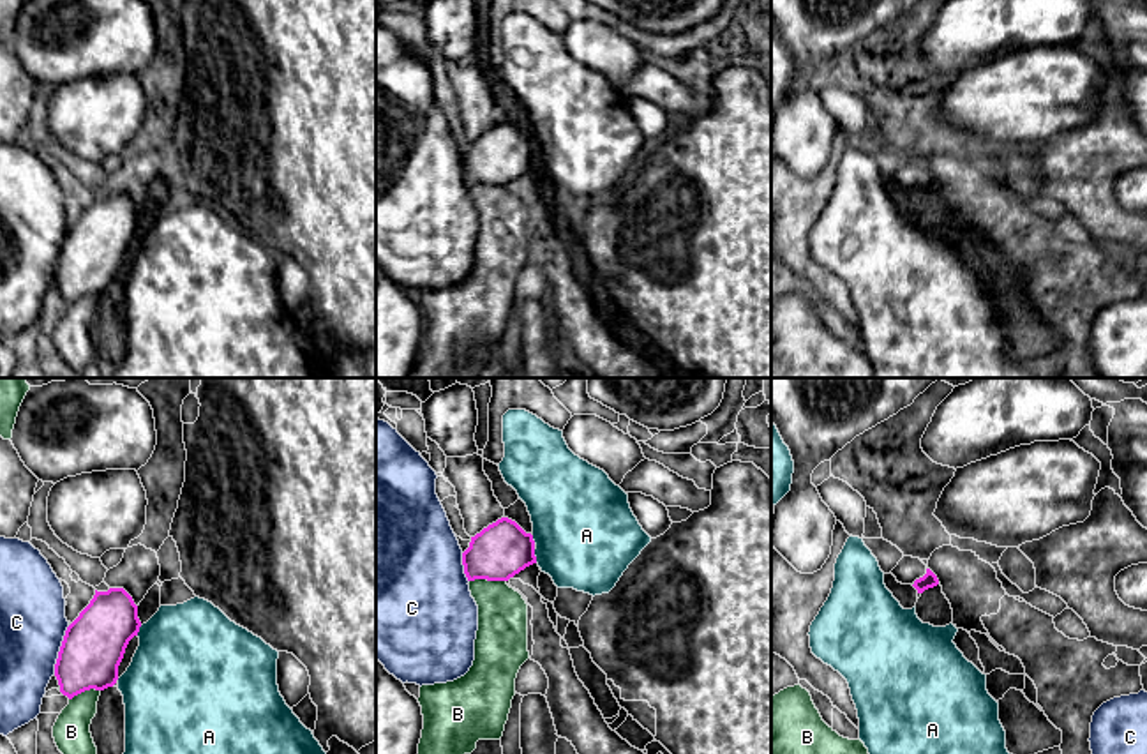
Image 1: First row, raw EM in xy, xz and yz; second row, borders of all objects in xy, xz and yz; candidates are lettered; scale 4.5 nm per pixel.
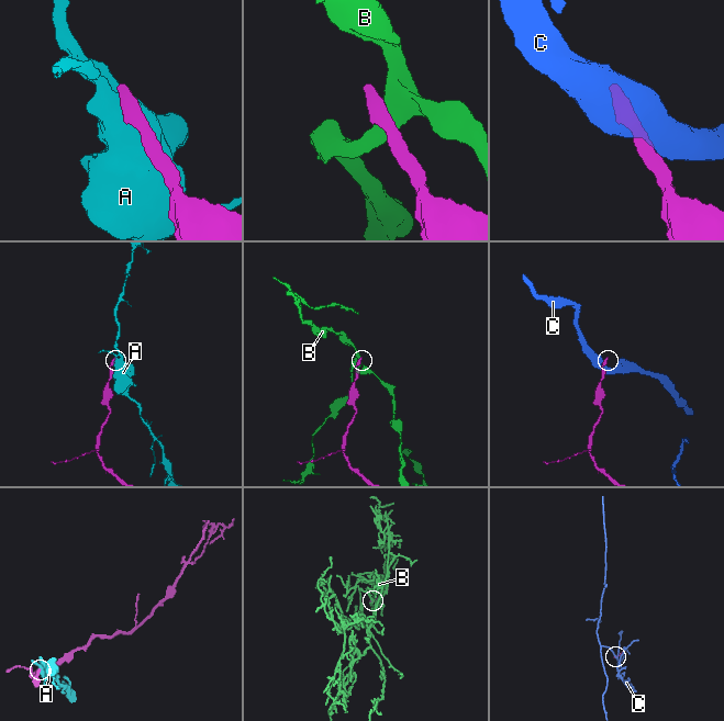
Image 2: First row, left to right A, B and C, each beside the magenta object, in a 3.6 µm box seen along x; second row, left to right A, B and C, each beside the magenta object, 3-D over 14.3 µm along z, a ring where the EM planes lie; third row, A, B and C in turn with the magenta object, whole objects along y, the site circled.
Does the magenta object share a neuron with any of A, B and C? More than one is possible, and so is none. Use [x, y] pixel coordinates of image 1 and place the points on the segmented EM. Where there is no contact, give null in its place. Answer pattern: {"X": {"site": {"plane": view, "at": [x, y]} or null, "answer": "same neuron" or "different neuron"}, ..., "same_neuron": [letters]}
{"A": {"site": {"plane": "xz", "at": [535, 557]}, "answer": "different neuron"}, "B": {"site": {"plane": "xz", "at": [487, 580]}, "answer": "different neuron"}, "C": {"site": {"plane": "xy", "at": [60, 650]}, "answer": "different neuron"}, "same_neuron": []}

